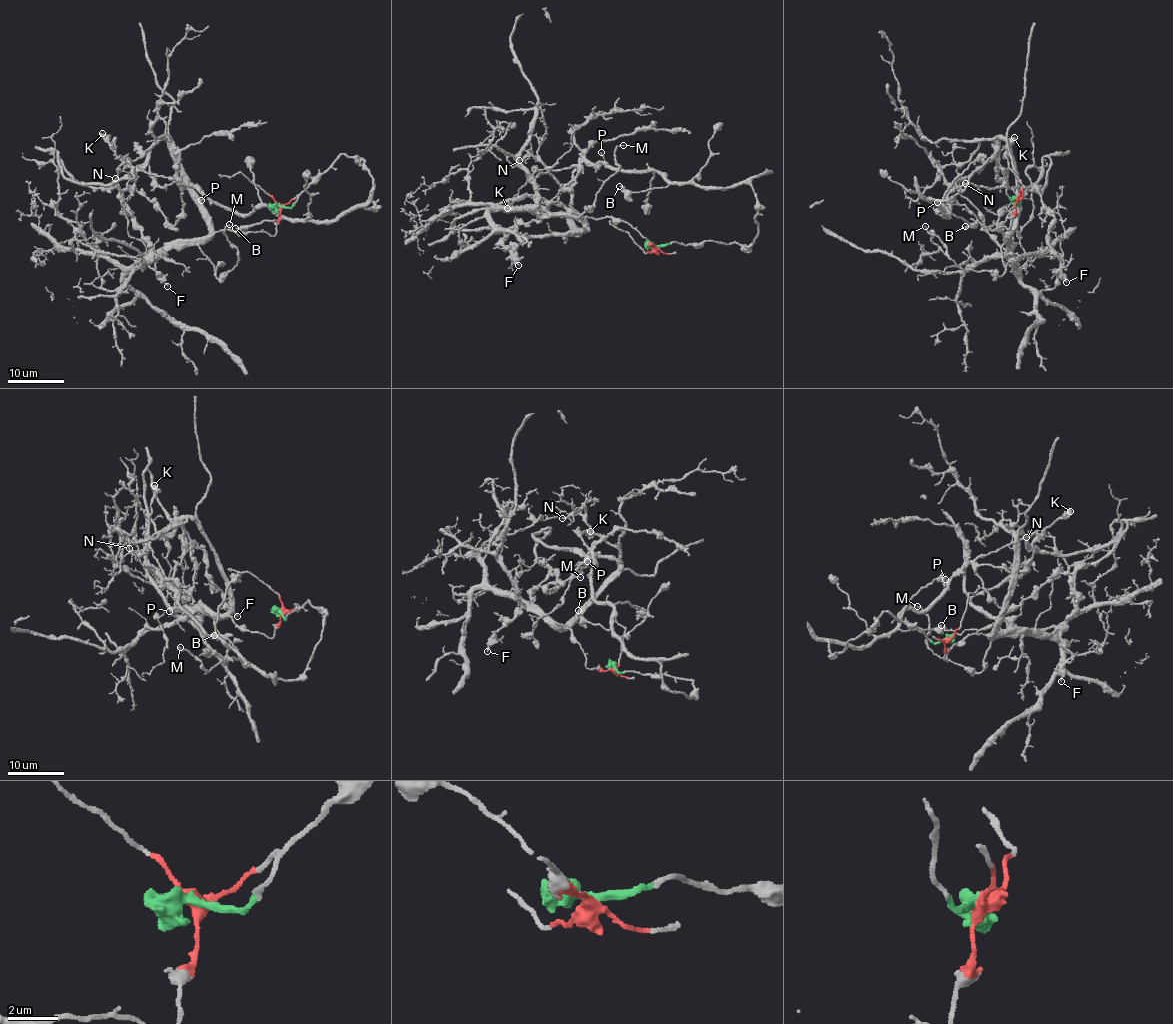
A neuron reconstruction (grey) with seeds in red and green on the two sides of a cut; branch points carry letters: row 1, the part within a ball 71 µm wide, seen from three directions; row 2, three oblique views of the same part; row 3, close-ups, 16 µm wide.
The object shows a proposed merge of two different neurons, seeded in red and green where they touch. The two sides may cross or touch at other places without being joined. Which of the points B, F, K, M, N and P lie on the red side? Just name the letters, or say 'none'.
F, M, N

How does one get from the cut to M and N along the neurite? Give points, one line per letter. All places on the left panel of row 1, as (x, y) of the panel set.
M: (280, 206), (274, 235), (220, 229), (198, 245), (222, 278), (238, 256), (223, 232), (229, 225)
N: (280, 206), (274, 235), (220, 229), (212, 235), (209, 213), (175, 145), (164, 137), (122, 165), (116, 178)

